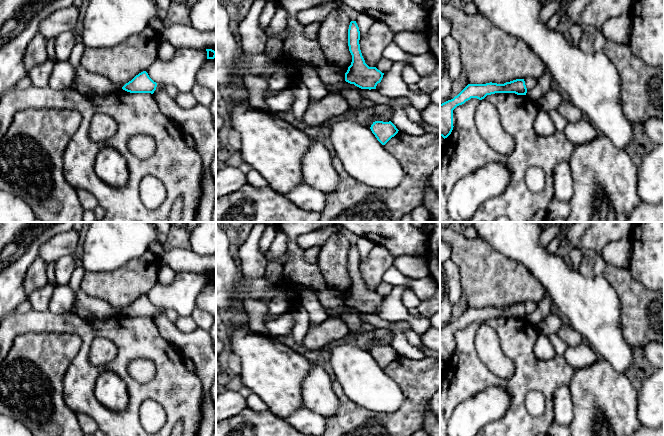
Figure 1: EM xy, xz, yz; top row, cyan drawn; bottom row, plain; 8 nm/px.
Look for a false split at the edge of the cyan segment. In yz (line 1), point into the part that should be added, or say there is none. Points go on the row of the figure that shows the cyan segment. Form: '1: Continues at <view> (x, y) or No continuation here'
1: No continuation here

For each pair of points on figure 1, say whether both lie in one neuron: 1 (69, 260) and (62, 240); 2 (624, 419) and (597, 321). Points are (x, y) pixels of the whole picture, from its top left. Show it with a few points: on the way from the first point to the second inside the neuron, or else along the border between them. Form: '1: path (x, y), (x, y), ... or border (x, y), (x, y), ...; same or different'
1: border (72, 254), (61, 256), (55, 262); different
2: border (601, 358), (615, 370), (624, 373); different

